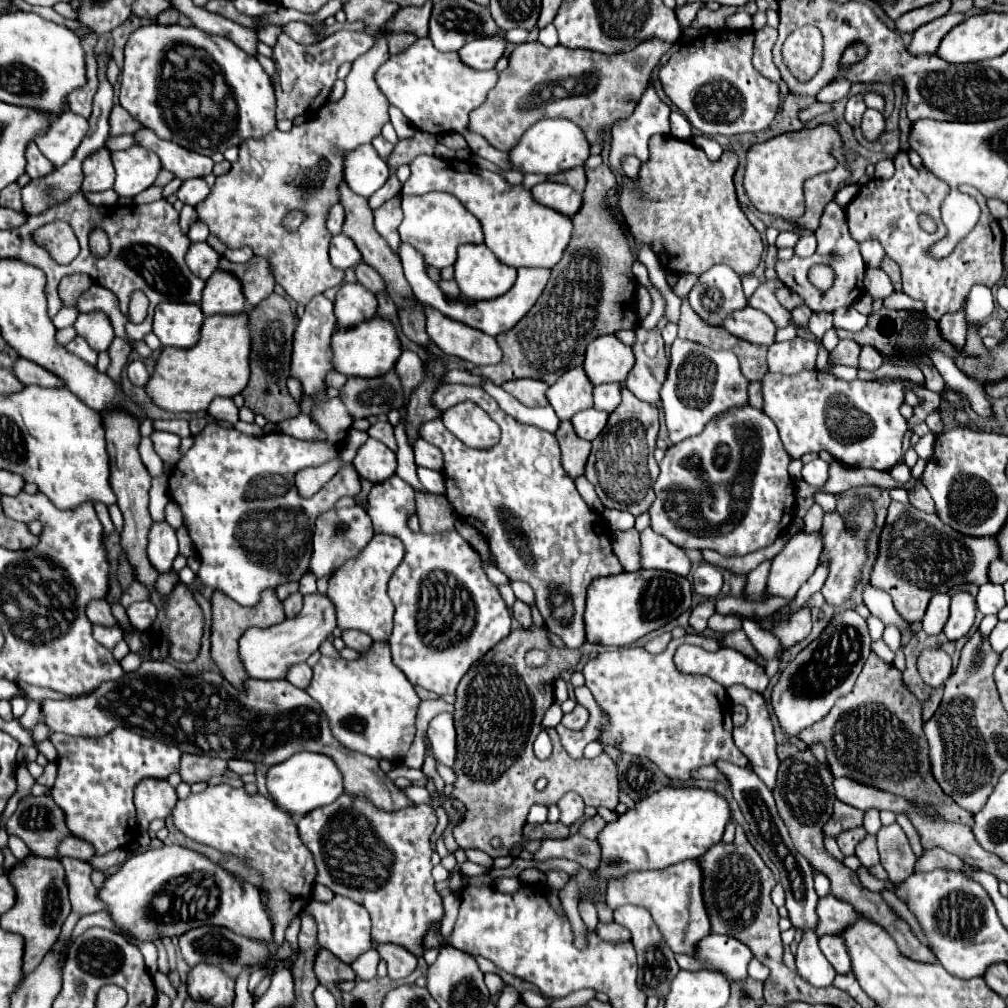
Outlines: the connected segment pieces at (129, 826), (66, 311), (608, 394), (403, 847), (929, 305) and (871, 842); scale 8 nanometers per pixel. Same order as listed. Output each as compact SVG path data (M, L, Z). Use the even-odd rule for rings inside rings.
M115 729L99 739L69 737L64 733L53 733L50 739L59 753L59 775L51 791L53 799L65 811L71 833L93 843L99 855L137 839L133 789L143 779L167 779L179 773L181 751L177 745L145 739L129 729Z
M63 307L63 309L53 317L53 323L55 323L57 329L61 329L61 327L71 327L73 321L77 319L77 315L79 315L79 311L69 309L69 307Z
M611 383L611 385L599 385L593 391L595 397L595 409L597 411L613 411L619 403L621 403L621 395L619 395L619 387L621 383Z
M343 793L331 805L319 807L297 823L303 843L311 849L317 865L317 883L329 887L333 893L349 897L361 903L373 921L371 937L381 943L397 943L407 947L417 957L423 955L423 937L433 921L441 921L443 905L441 895L435 889L435 881L431 877L431 849L429 837L437 827L437 813L427 803L413 803L411 807L403 807L399 811L383 811L375 807L367 797L347 795Z
M907 153L895 157L895 175L887 181L871 179L859 189L859 195L845 207L845 221L851 237L859 243L867 239L877 239L891 257L901 267L903 289L909 297L925 303L925 313L933 319L941 319L945 313L953 313L961 307L963 299L969 295L975 283L993 287L1003 275L1003 231L999 221L989 213L987 199L969 185L961 187L981 205L981 219L977 227L945 257L933 259L929 249L945 237L945 225L941 221L941 203L949 193L949 185L929 175L929 171L913 169ZM925 213L937 223L935 233L917 231L919 215Z
M865 835L865 839L859 841L855 855L859 857L863 867L873 867L879 863L879 853L877 853L877 845L875 845L875 835Z

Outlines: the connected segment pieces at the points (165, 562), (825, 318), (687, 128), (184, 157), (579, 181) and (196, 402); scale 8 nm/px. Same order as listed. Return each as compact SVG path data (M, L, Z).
M153 521L149 529L149 545L147 545L147 557L151 565L159 573L171 571L171 563L177 557L177 537L175 529L167 521Z
M813 315L811 319L809 319L809 325L807 325L809 329L811 329L811 333L817 337L817 339L821 339L831 327L833 327L833 317L831 315Z
M673 111L669 115L669 121L671 121L671 135L673 137L679 137L679 139L689 139L691 137L691 125L681 113Z
M141 127L139 131L133 133L133 137L137 145L157 153L161 159L161 167L171 171L181 181L191 179L191 177L205 177L213 169L213 161L209 157L199 155L195 151L187 151L185 147L173 141L163 141L151 129Z
M575 167L575 169L571 169L571 171L563 171L563 175L555 175L555 177L549 177L551 181L557 181L557 183L565 183L565 185L569 185L573 191L577 191L577 193L583 193L583 189L585 189L585 171L583 171L583 167Z
M247 315L239 319L205 319L201 327L201 339L191 349L161 349L153 375L149 377L145 391L149 399L171 413L199 413L207 411L209 403L219 397L233 397L243 391L249 379L249 335Z

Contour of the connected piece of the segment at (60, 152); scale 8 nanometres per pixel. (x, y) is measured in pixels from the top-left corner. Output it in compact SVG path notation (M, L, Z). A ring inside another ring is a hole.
M65 111L55 123L51 123L43 137L35 139L35 143L55 167L61 167L73 157L87 131L89 123L83 115Z

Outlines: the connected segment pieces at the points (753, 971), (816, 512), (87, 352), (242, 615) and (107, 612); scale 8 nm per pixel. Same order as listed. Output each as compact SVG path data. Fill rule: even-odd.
M751 959L751 963L749 963L749 977L757 979L757 981L765 981L769 977L769 969L761 961Z
M813 503L813 507L809 509L809 513L805 515L803 521L805 521L805 527L803 527L805 533L819 531L821 529L821 521L823 521L823 509L817 503Z
M77 335L73 341L69 341L65 349L71 351L73 355L81 357L81 359L83 359L85 363L89 363L89 365L95 365L95 363L97 363L97 351L93 351L93 349L87 345L87 341L85 341L83 337L79 337L79 335Z
M265 589L255 607L243 607L239 603L235 603L233 599L229 599L223 591L213 591L211 609L213 609L213 619L211 619L211 659L215 661L215 665L219 667L223 677L227 677L227 681L235 683L235 687L241 687L243 681L247 679L247 675L243 675L243 667L241 667L239 655L237 655L239 635L243 635L243 631L247 627L267 627L271 623L281 623L285 619L281 601L277 599L275 589Z
M91 601L87 605L87 615L89 615L89 621L93 625L103 625L103 627L119 627L117 625L117 619L113 617L111 613L111 607L107 601Z

